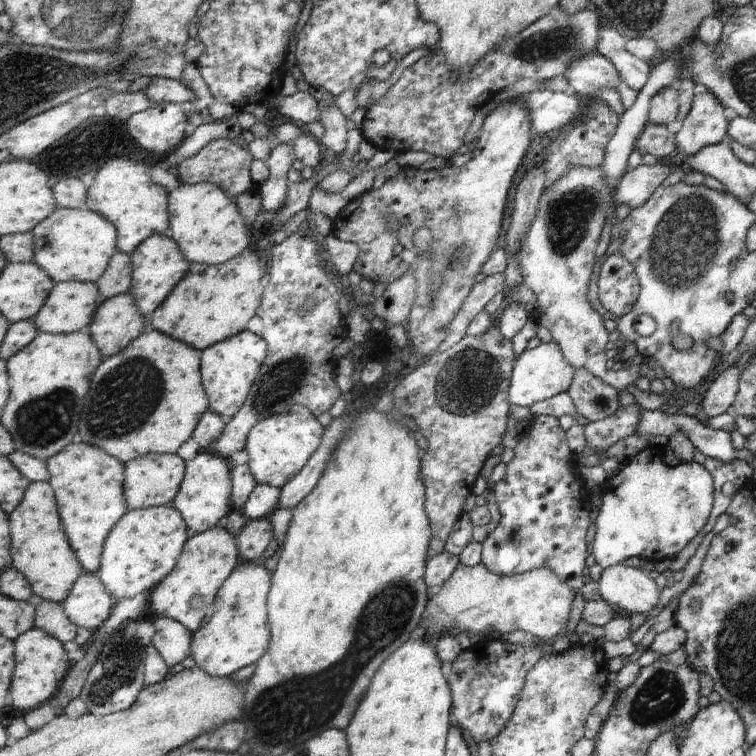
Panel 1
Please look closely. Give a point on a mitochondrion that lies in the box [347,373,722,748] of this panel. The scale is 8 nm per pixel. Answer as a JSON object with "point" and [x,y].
{"point":[663,694]}

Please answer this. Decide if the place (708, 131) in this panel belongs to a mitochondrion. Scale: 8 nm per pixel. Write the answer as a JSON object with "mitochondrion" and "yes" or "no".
{"mitochondrion":"no"}

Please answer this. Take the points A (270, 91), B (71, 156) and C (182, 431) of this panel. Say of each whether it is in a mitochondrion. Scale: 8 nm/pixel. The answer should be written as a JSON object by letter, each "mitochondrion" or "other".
{"A":"other","B":"other","C":"other"}

